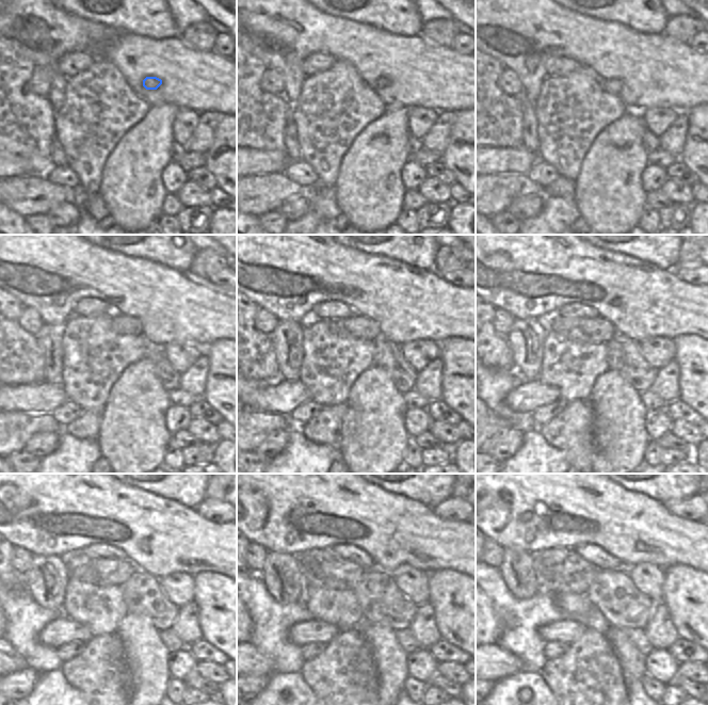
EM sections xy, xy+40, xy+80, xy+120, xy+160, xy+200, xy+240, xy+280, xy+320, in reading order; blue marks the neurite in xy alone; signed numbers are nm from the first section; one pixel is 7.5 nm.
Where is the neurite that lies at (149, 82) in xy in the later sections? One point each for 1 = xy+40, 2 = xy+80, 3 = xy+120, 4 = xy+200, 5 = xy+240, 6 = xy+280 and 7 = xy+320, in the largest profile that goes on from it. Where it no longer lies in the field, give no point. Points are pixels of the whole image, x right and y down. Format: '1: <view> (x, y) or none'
1: xy+40 (383, 81)
2: xy+80 (613, 86)
3: xy+120 (123, 324)
4: xy+200 (598, 330)
5: xy+240 (98, 571)
6: xy+280 (322, 567)
7: xy+320 (558, 570)

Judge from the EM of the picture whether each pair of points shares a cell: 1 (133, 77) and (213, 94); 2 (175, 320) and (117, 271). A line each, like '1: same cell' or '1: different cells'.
1: same cell
2: same cell

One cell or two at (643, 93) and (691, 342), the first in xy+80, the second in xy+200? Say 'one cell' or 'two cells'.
two cells

